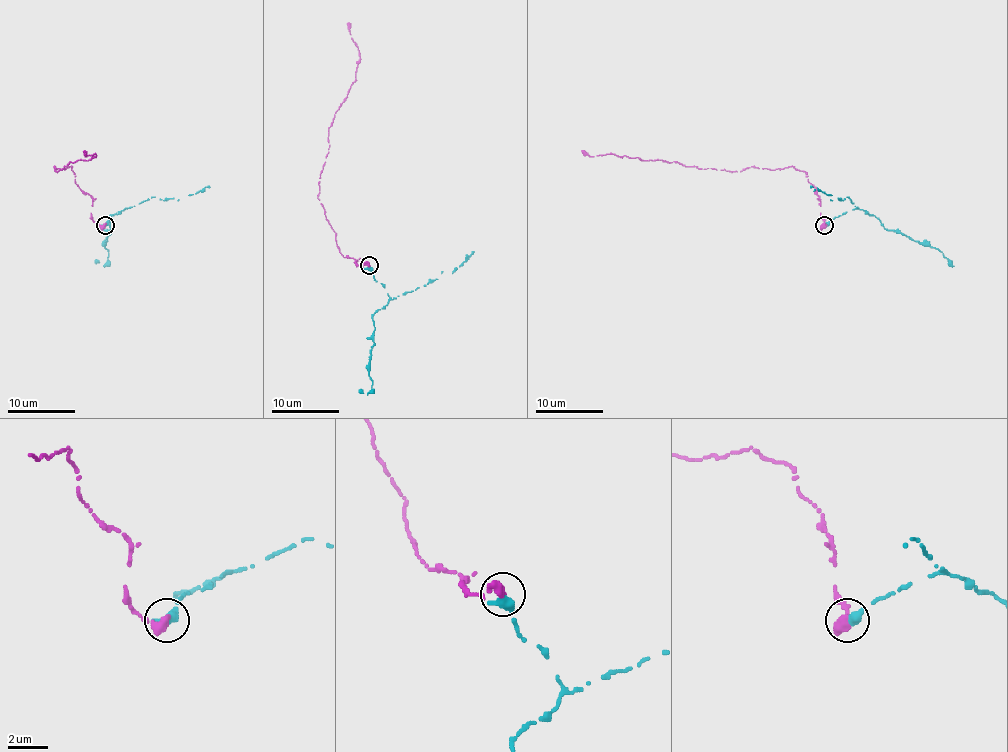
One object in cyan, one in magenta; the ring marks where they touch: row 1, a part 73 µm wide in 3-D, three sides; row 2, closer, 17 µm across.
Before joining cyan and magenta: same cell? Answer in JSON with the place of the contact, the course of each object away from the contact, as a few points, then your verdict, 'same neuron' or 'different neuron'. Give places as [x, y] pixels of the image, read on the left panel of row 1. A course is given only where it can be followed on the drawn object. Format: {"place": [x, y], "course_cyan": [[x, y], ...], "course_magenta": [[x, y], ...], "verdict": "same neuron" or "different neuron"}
{"place": [105, 225], "course_cyan": [[105, 225], [110, 217], [126, 208], [109, 217], [107, 260], [104, 264], [95, 259]], "course_magenta": [[105, 225], [92, 218], [92, 198], [75, 183], [72, 166], [53, 168], [95, 156], [83, 151]], "verdict": "same neuron"}

